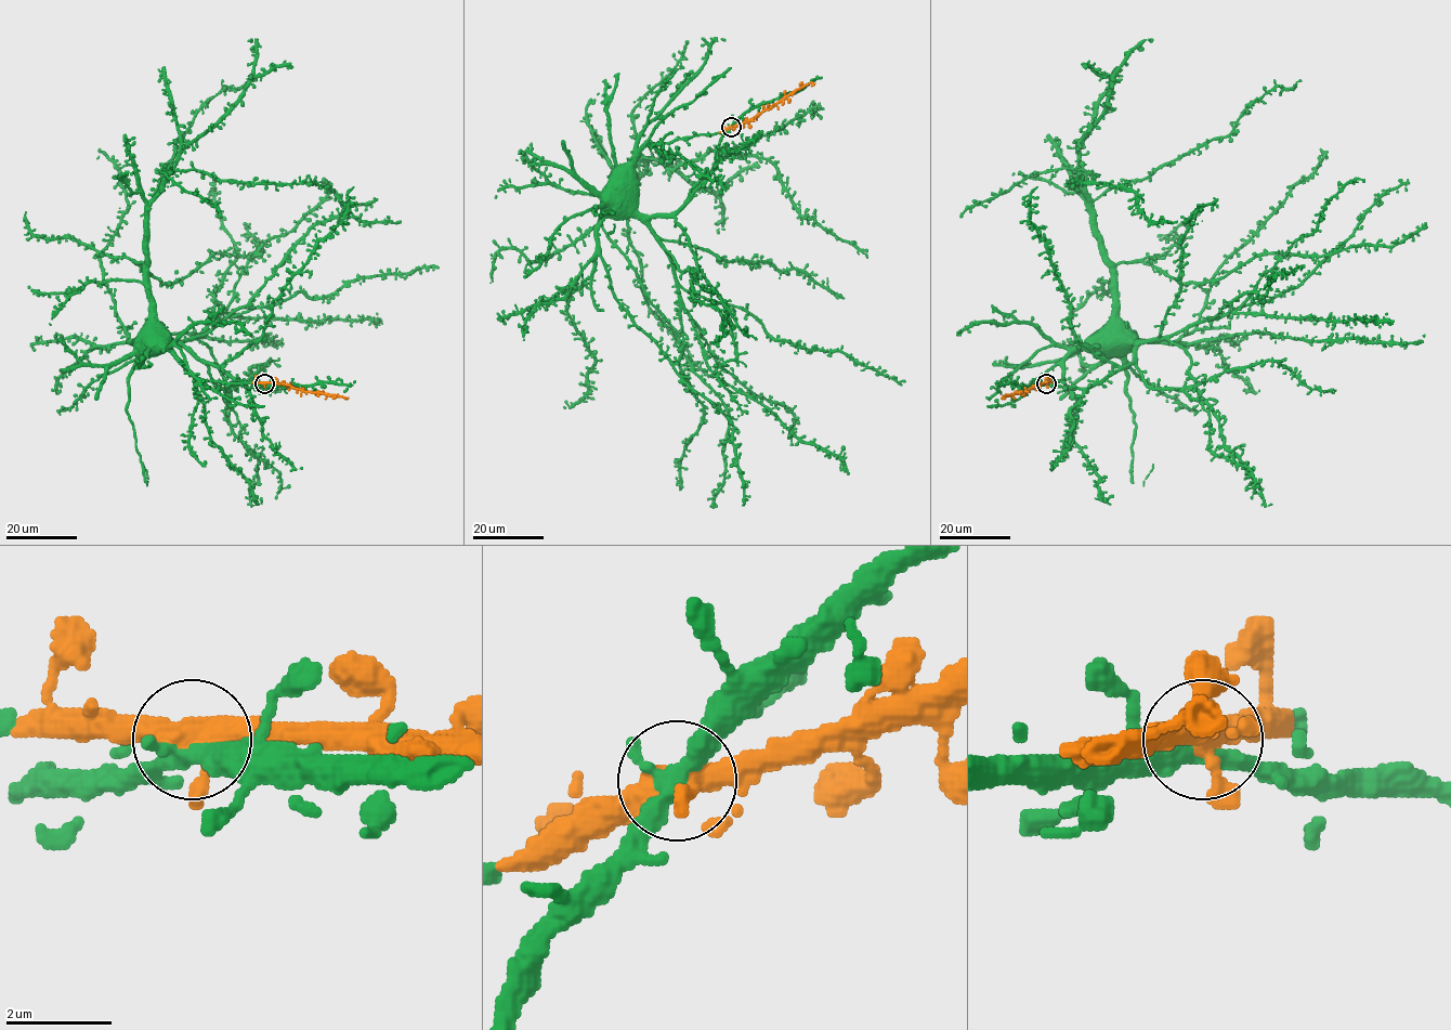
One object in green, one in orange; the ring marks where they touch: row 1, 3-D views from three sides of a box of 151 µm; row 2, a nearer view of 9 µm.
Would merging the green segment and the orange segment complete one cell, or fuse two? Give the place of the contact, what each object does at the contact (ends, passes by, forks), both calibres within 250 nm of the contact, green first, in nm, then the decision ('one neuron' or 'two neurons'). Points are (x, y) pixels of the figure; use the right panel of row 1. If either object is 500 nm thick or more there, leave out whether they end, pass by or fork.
(1046, 383) | green forks | orange forks | 320/360 nm | one neuron

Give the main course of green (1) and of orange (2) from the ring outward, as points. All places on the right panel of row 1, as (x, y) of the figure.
1: (1046, 383), (1100, 385), (1134, 360), (1076, 171), (1088, 173), (1069, 183), (1131, 188), (1150, 221), (1177, 221)
2: (1046, 383), (1002, 398), (1005, 399)

